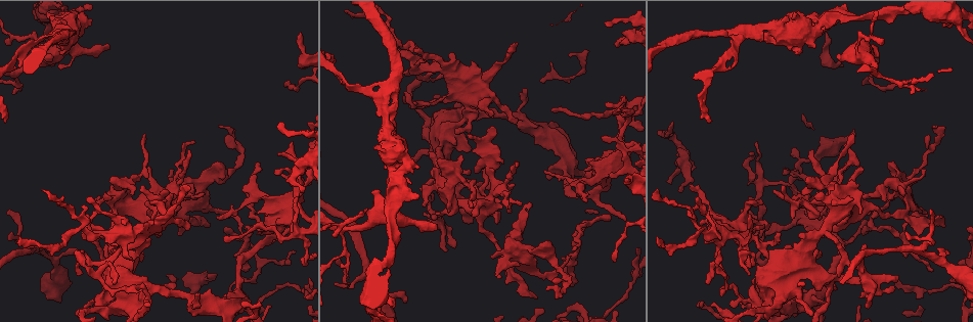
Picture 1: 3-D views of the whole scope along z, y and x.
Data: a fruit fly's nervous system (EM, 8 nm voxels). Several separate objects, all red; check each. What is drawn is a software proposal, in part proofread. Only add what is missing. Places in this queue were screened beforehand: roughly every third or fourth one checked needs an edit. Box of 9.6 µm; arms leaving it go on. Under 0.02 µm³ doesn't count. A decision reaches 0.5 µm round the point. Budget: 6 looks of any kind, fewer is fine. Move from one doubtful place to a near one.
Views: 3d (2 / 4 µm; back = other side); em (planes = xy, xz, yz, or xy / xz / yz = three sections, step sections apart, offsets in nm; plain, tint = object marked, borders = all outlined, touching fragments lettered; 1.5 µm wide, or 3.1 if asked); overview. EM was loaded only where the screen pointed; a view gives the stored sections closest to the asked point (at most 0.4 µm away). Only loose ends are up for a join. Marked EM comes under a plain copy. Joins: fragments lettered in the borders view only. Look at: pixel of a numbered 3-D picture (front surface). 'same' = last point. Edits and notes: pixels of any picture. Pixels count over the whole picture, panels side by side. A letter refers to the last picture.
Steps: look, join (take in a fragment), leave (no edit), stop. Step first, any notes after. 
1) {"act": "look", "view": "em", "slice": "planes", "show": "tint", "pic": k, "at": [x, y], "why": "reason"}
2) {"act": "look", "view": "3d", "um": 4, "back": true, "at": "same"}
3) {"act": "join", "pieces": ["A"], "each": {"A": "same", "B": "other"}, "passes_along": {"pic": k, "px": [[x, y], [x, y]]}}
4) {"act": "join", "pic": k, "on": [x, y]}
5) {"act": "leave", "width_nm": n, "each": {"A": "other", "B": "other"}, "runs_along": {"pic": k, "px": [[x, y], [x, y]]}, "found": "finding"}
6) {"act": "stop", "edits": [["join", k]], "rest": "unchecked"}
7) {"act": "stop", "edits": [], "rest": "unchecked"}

{"act": "look", "view": "3d", "um": 4, "pic": 1, "at": [402, 300], "why": "branch stops here"}

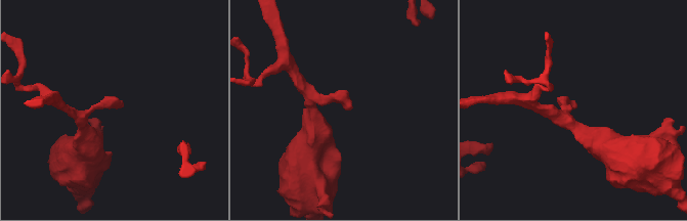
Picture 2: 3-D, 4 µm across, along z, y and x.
{"act": "look", "view": "em", "slice": "planes", "show": "borders", "pic": 2, "at": [118, 106]}

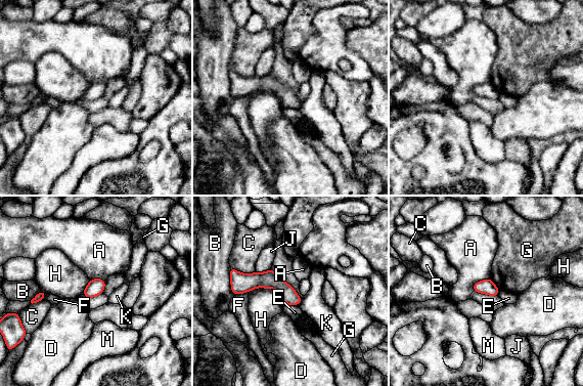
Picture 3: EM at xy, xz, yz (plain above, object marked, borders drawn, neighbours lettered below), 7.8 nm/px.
{"act": "leave", "each": {"A": "other", "B": "other", "C": "other", "D": "other", "E": "other", "F": "other", "G": "other", "H": "other", "J": "other", "K": "other", "M": "other"}, "runs_along": {"pic": 3, "px": [[233, 272], [273, 281], [298, 300]]}, "found": "none of them fits"}

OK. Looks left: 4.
{"act": "look", "view": "3d", "um": 4, "back": true, "pic": 1, "at": [75, 253], "why": "branch stops here"}

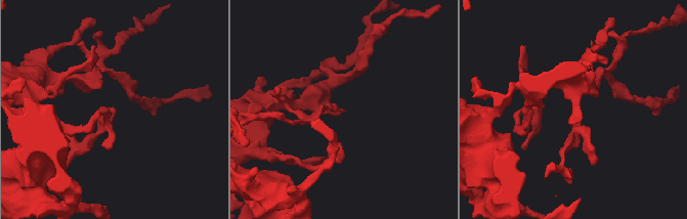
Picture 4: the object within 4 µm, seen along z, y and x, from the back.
{"act": "look", "view": "em", "slice": "planes", "show": "borders", "pic": 4, "at": [116, 109], "why": "now the EM"}

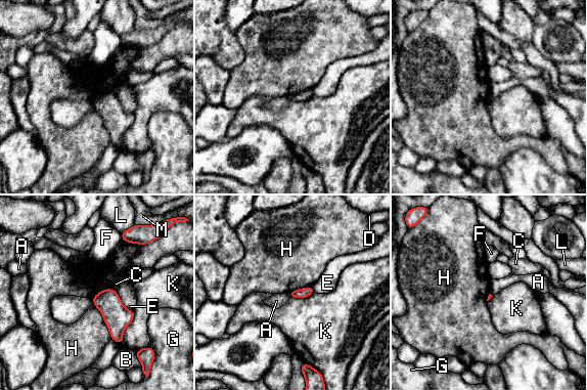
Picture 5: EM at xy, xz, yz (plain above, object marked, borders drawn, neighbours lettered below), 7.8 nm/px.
{"act": "leave", "each": {"A": "other", "B": "other", "C": "other", "D": "other", "E": "other", "F": "other", "G": "other", "H": "other", "K": "other", "L": "other", "M": "other"}, "found": "no lettered fragment goes on from it"}

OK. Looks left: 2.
{"act": "look", "view": "em", "slice": "yz", "step": 4, "show": "tint", "pic": 1, "at": [85, 28], "why": "an open end"}

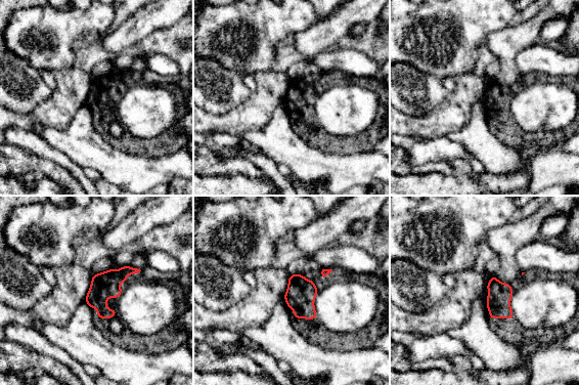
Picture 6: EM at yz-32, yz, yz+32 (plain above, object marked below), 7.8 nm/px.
{"act": "look", "view": "em", "slice": "xy", "step": 8, "show": "borders", "at": "same", "why": "another direction"}

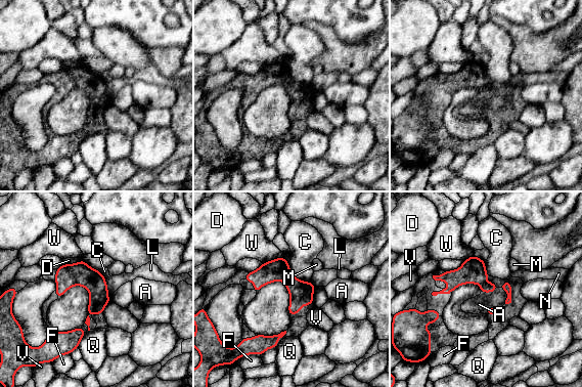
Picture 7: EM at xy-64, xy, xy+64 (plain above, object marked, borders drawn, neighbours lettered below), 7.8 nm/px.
{"act": "leave", "longest_contact_nm": ["C", 240], "each": {"A": "other", "C": "other", "D": "other", "F": "other", "L": "other", "M": "other", "N": "other", "Q": "other", "V": "other", "W": "other"}, "runs_along": {"pic": 7, "px": [[82, 263], [95, 284], [88, 329], [47, 352]]}, "found": "no lettered fragment goes on from it"}

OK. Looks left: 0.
{"act": "stop", "edits": [], "rest": "unchecked"}

